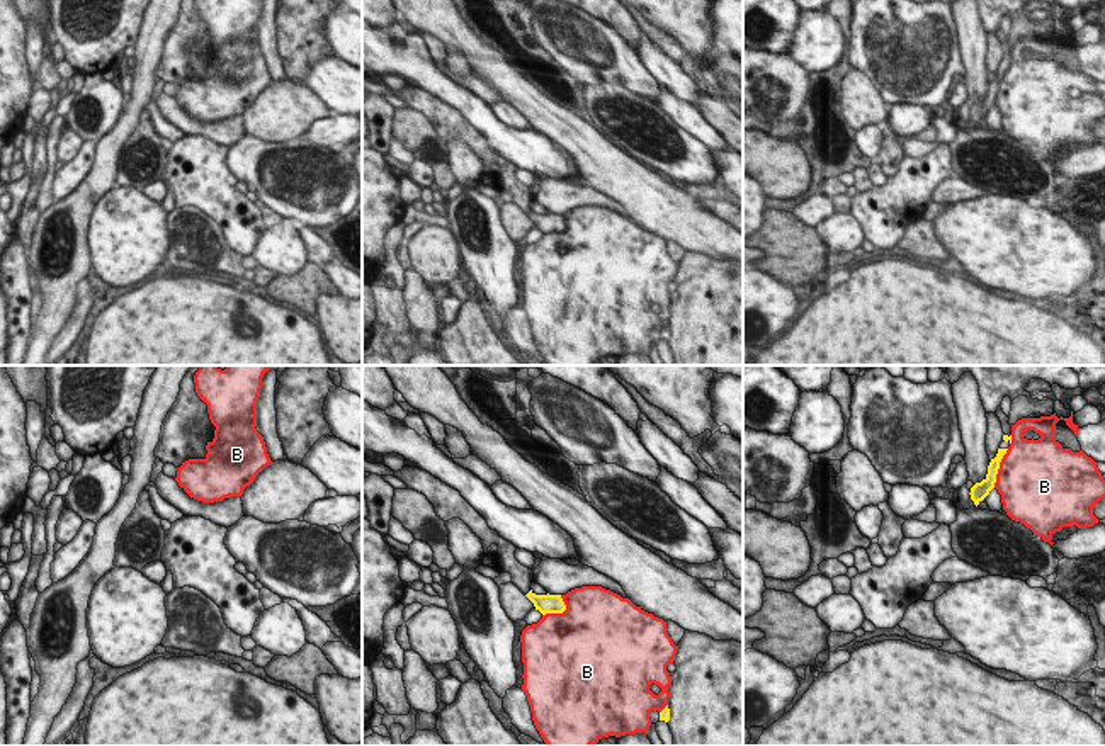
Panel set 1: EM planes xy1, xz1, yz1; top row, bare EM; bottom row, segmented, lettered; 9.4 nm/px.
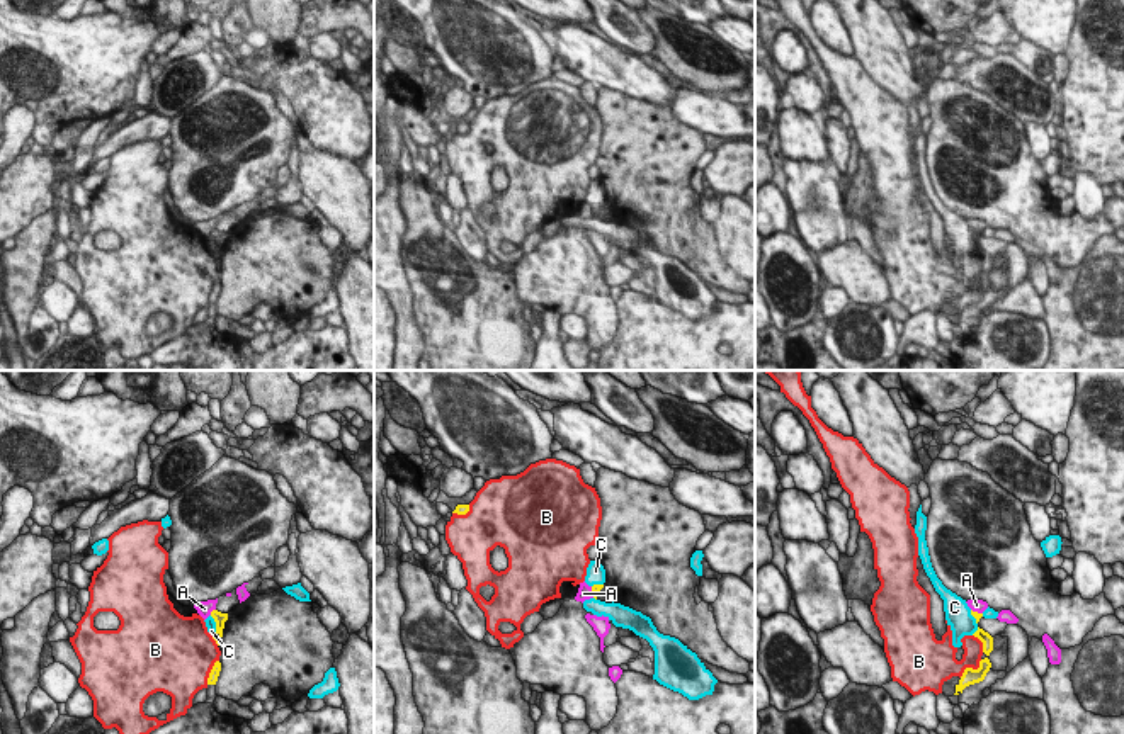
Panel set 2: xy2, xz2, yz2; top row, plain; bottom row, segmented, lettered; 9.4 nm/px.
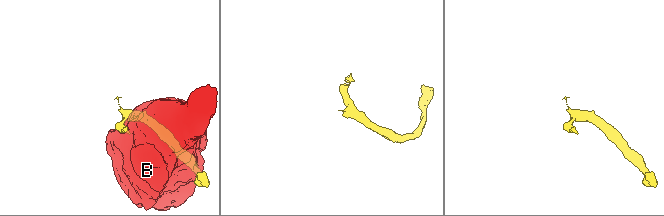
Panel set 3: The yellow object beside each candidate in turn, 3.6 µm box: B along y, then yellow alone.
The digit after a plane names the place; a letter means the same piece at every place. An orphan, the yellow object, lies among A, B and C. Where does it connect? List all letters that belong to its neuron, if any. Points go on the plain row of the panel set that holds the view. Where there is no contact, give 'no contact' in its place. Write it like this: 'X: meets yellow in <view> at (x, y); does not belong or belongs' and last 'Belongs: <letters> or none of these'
A: meets yellow in xy2 at (211, 231); does not belong
B: meets yellow in yz1 at (998, 87); does not belong
C: meets yellow in yz2 at (976, 250); does not belong
Belongs: none of these

